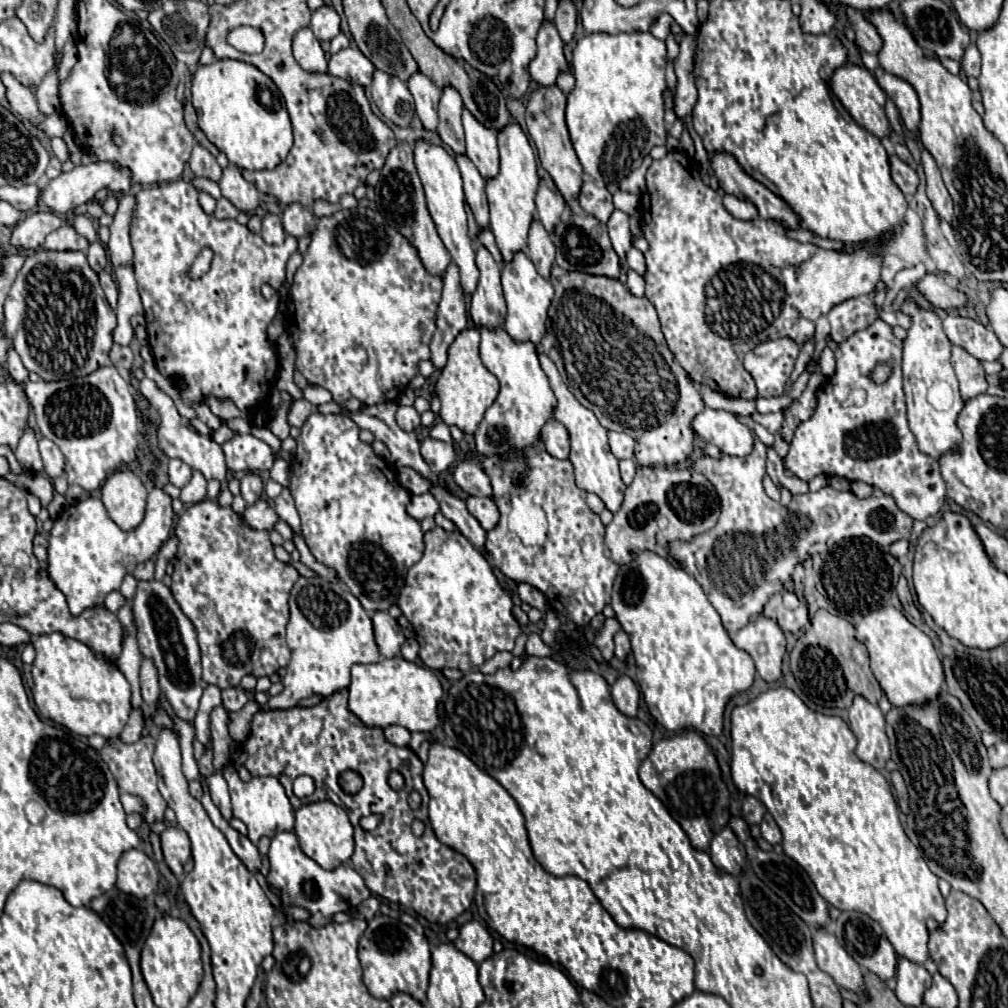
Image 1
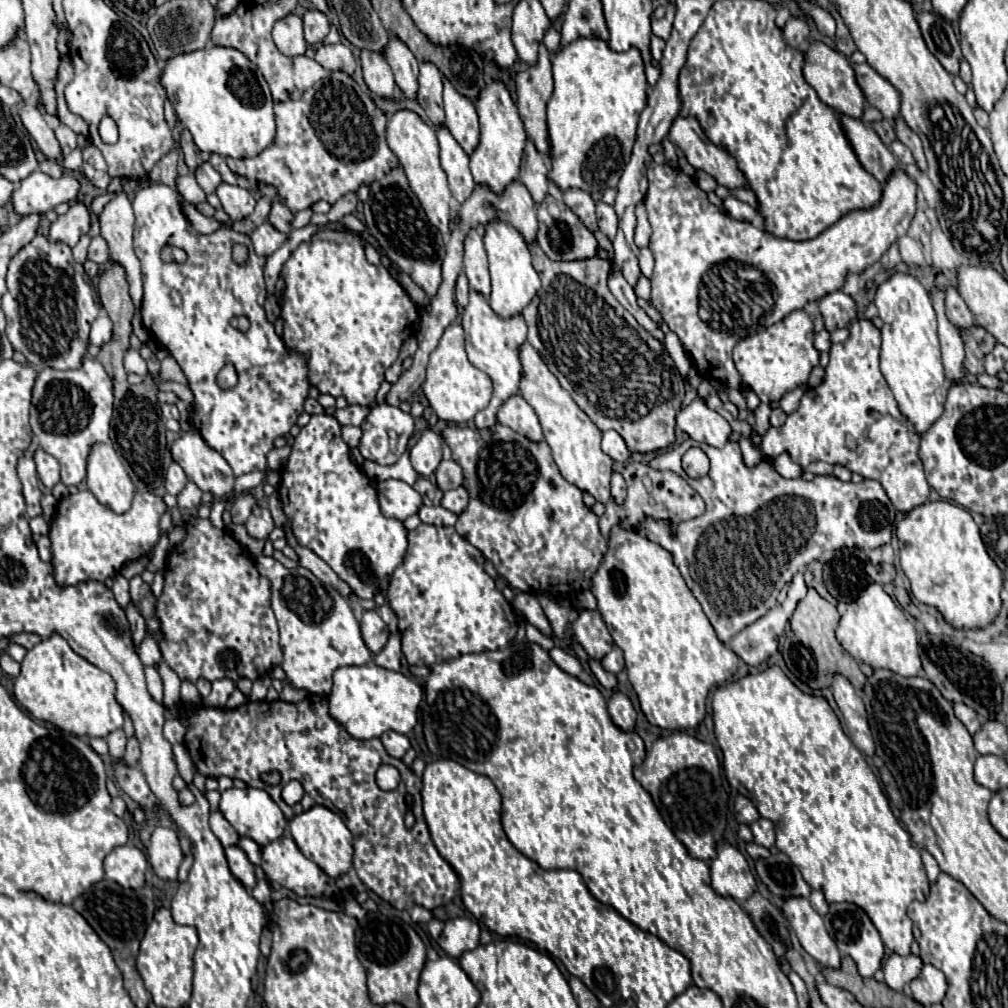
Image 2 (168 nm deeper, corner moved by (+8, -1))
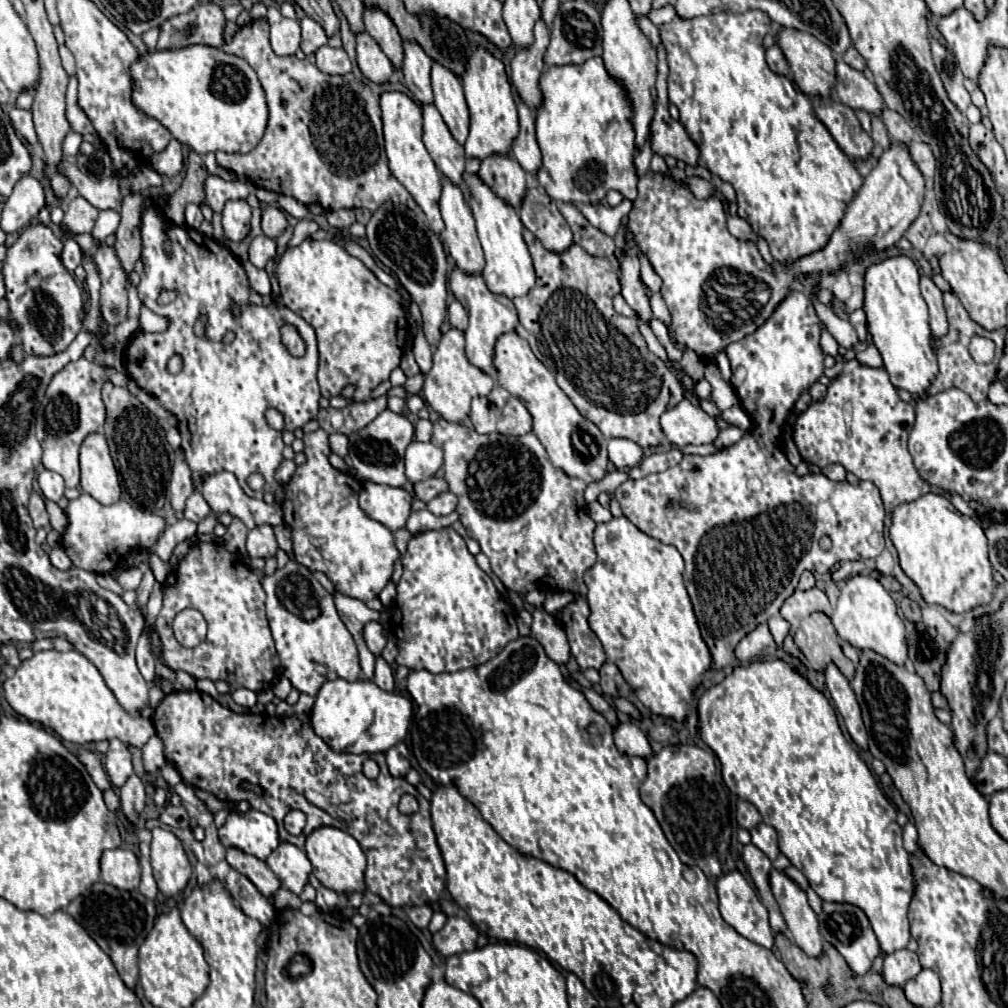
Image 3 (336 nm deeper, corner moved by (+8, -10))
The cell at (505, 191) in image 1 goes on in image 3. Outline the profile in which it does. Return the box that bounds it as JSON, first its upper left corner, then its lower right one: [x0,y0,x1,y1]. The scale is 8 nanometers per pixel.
[463,47,519,159]

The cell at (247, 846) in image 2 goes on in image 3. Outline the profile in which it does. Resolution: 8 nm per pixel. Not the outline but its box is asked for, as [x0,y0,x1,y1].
[273,887,302,909]

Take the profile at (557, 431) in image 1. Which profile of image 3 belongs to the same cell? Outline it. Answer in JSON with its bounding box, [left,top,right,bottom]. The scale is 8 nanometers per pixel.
[469,385,533,435]

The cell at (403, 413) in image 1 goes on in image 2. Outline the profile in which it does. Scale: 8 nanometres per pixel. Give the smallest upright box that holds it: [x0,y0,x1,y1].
[359,404,413,466]

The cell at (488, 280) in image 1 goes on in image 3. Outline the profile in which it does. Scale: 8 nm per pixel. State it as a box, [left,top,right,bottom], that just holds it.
[439,177,485,273]

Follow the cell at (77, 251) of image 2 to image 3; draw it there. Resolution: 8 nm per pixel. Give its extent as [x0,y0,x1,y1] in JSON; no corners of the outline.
[61,239,83,271]

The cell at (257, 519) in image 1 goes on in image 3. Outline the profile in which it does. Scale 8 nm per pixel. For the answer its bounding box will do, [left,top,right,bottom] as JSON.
[247,525,277,557]

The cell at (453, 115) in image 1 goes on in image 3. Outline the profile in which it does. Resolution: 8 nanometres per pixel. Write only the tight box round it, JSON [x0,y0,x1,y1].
[403,41,433,103]

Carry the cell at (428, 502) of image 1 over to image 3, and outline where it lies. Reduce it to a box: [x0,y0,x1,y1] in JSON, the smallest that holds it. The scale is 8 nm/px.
[359,483,411,531]

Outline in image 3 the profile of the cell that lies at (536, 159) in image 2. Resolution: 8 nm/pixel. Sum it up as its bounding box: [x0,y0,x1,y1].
[511,101,541,175]

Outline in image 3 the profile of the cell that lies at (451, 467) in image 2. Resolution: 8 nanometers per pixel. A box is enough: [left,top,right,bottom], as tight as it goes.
[413,477,447,503]

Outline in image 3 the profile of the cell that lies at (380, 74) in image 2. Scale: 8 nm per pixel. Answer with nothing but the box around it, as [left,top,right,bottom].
[357,31,393,83]

